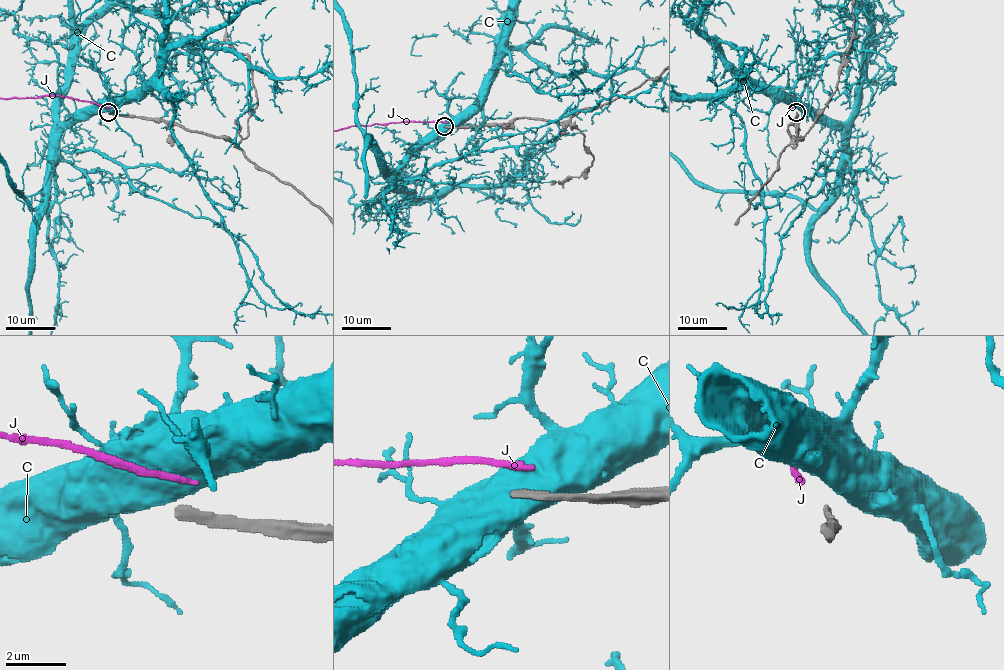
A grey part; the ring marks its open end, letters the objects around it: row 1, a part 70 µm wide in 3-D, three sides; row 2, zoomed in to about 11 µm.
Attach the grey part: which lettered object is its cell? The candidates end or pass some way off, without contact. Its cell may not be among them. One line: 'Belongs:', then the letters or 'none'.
Belongs: none

